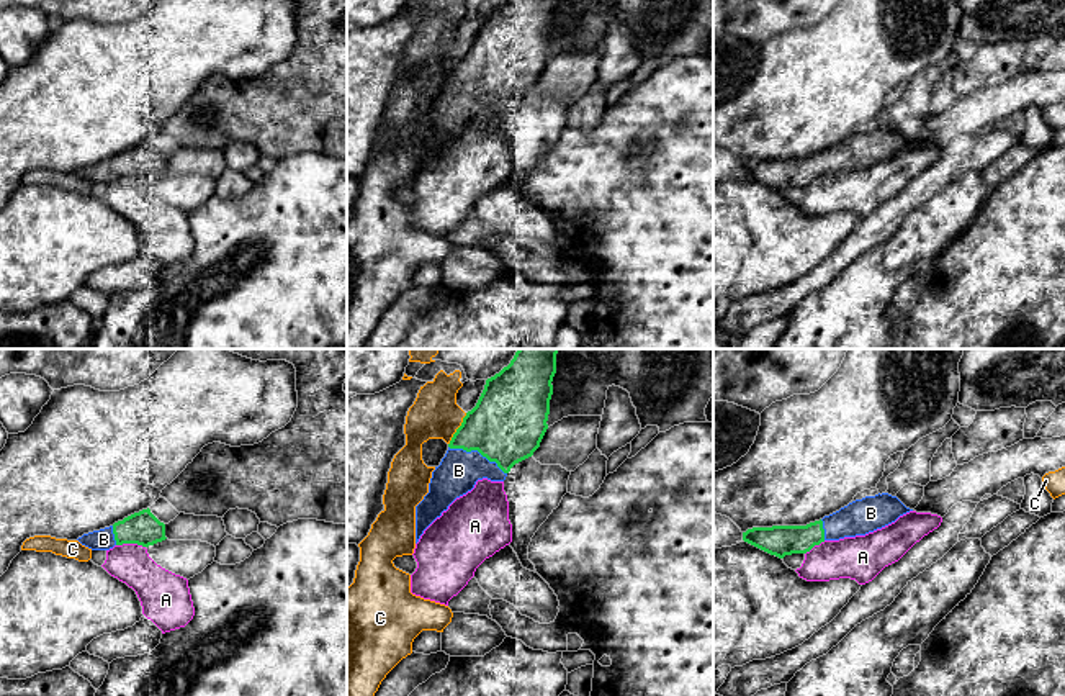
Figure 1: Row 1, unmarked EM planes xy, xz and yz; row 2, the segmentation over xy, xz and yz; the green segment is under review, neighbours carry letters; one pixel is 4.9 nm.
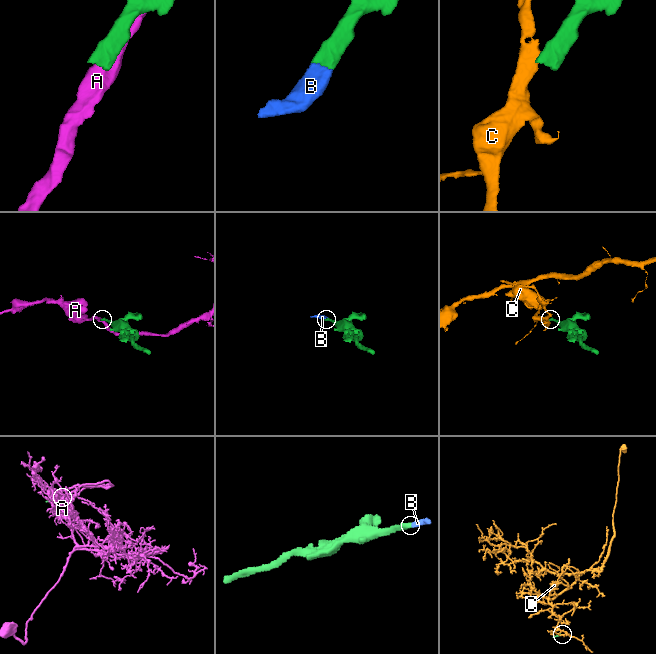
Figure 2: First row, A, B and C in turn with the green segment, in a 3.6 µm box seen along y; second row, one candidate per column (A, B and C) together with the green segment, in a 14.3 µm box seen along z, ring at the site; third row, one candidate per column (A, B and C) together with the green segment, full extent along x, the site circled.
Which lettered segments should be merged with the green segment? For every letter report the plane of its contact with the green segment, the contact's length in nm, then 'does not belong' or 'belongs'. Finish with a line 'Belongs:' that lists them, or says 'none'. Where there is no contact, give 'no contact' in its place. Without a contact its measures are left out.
A: meets green in xy; contact 140 nm long; does not belong
B: meets green in xz; contact 320 nm long; belongs
C: meets green in xz; contact 180 nm long; does not belong
Belongs: B

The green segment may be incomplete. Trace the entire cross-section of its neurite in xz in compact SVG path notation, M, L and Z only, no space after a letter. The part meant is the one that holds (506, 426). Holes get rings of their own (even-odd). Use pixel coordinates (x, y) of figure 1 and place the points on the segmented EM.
M519 349L507 367L486 380L476 406L453 434L440 465L432 472L429 493L416 506L416 544L424 531L478 480L504 481L510 468L532 457L548 429L558 349Z

